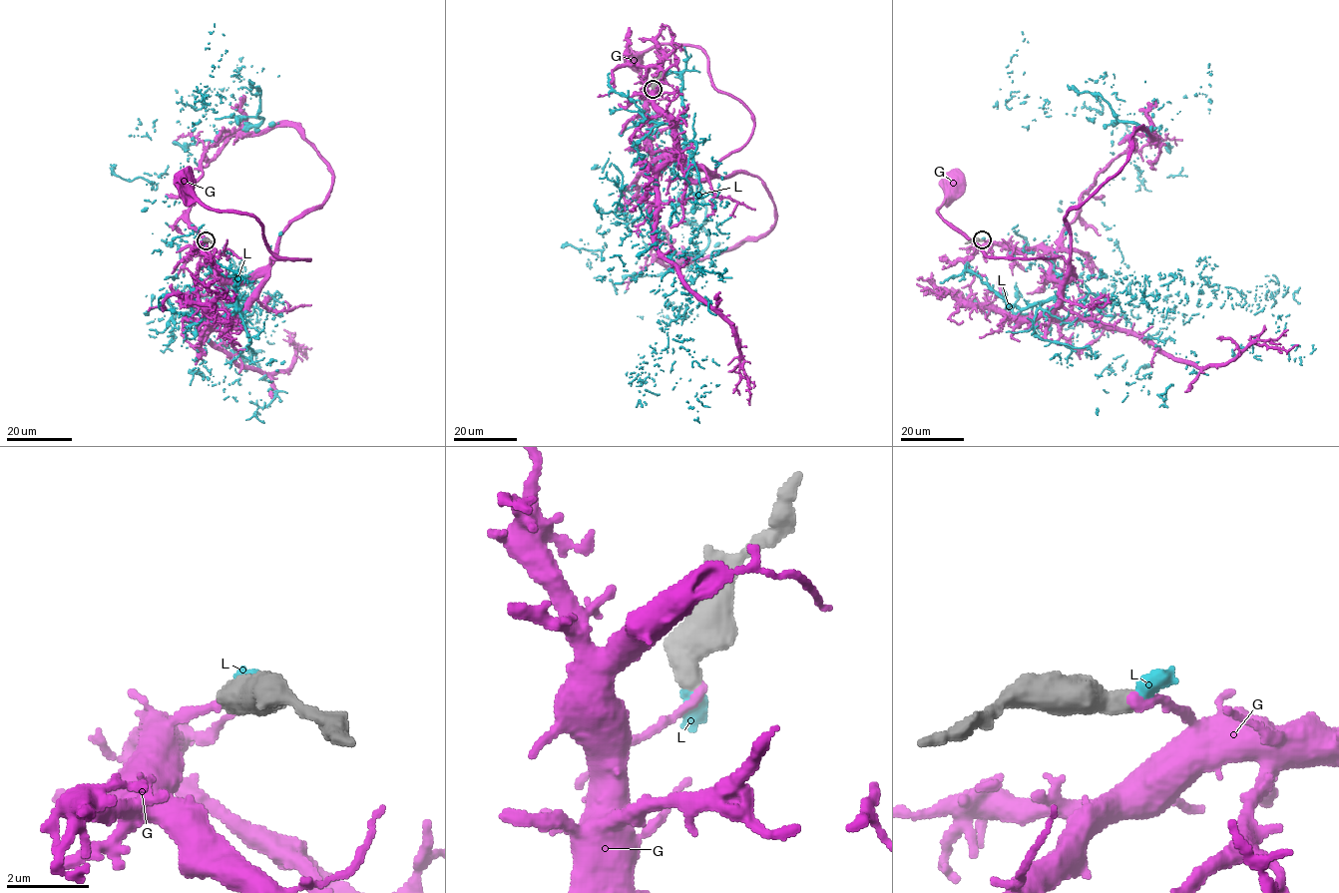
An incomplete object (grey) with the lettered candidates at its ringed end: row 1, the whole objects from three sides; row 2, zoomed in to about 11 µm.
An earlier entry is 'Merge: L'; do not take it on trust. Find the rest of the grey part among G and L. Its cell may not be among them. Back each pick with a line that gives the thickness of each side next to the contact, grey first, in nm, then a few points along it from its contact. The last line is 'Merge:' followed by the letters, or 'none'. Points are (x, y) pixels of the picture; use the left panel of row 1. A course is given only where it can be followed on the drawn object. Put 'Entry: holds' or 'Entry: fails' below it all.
L: 550 nm thick on the grey side, 440 nm on the other; it runs (206, 240), (239, 295), (203, 314), (158, 183), (213, 111), (262, 118), (246, 93), (177, 92)
Merge: L
Entry: holds

